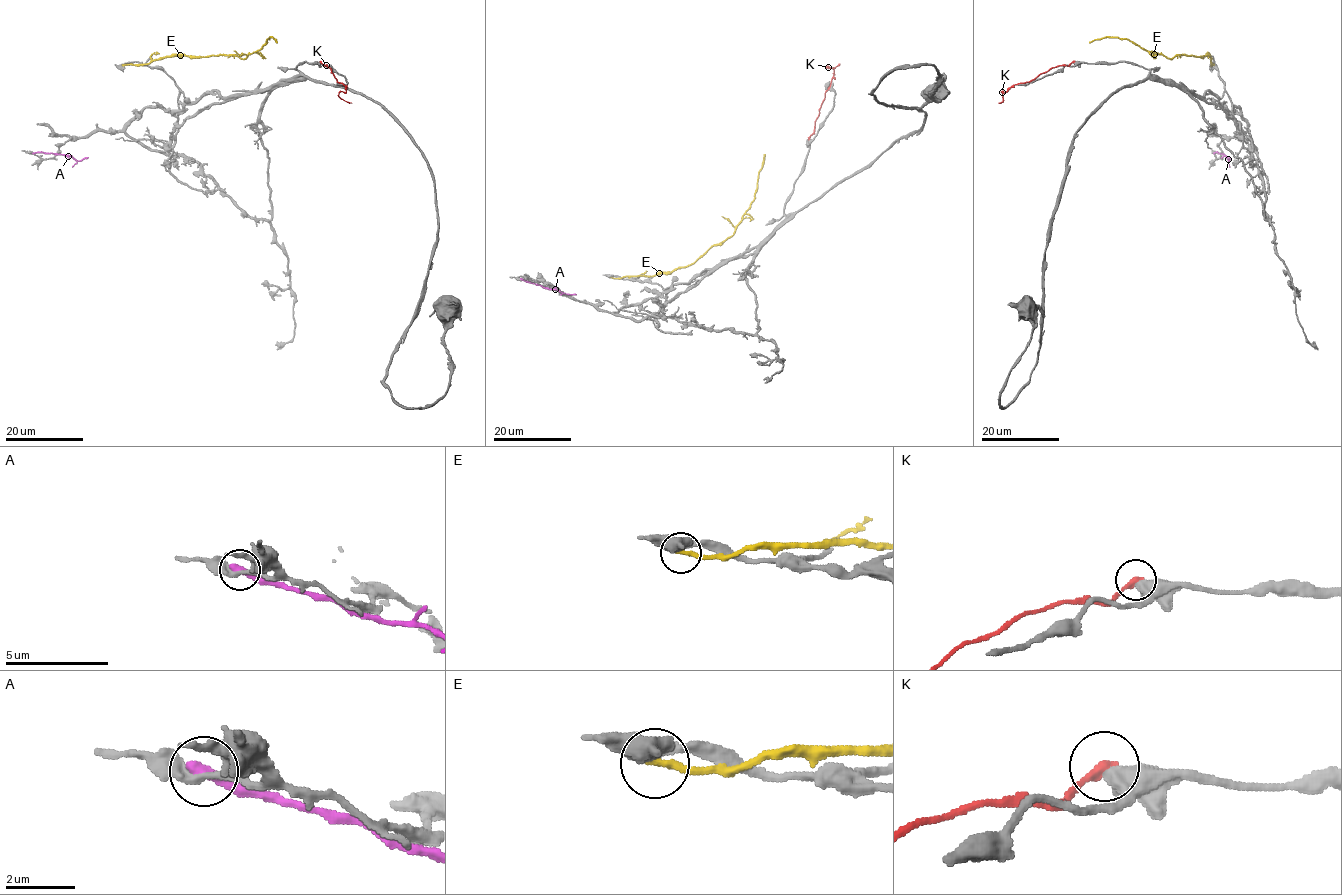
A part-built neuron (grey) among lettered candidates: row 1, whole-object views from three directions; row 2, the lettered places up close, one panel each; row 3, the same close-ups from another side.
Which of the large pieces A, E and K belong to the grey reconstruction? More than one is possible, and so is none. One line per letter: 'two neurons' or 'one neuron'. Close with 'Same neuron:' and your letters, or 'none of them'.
A: two neurons
E: two neurons
K: two neurons
Same neuron: none of them

